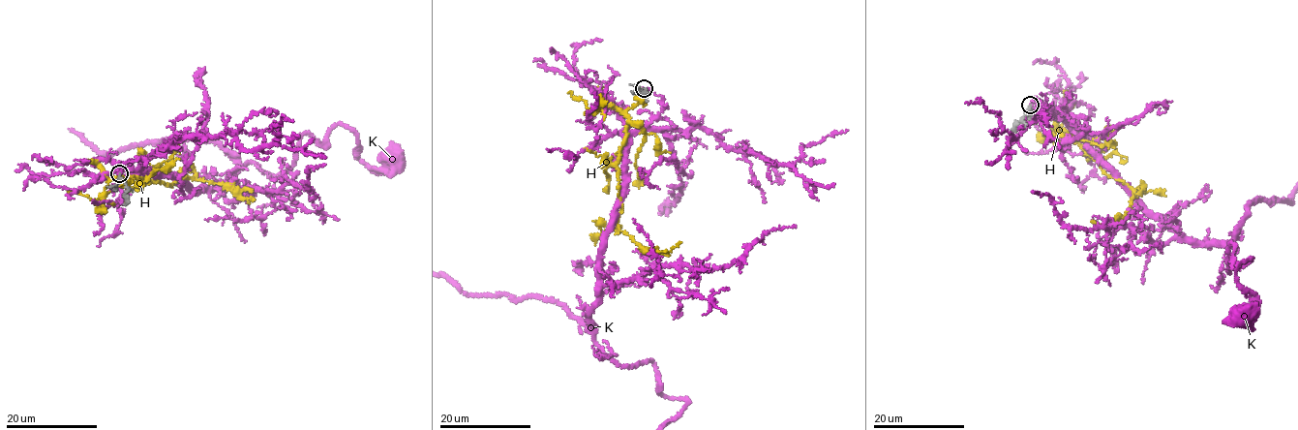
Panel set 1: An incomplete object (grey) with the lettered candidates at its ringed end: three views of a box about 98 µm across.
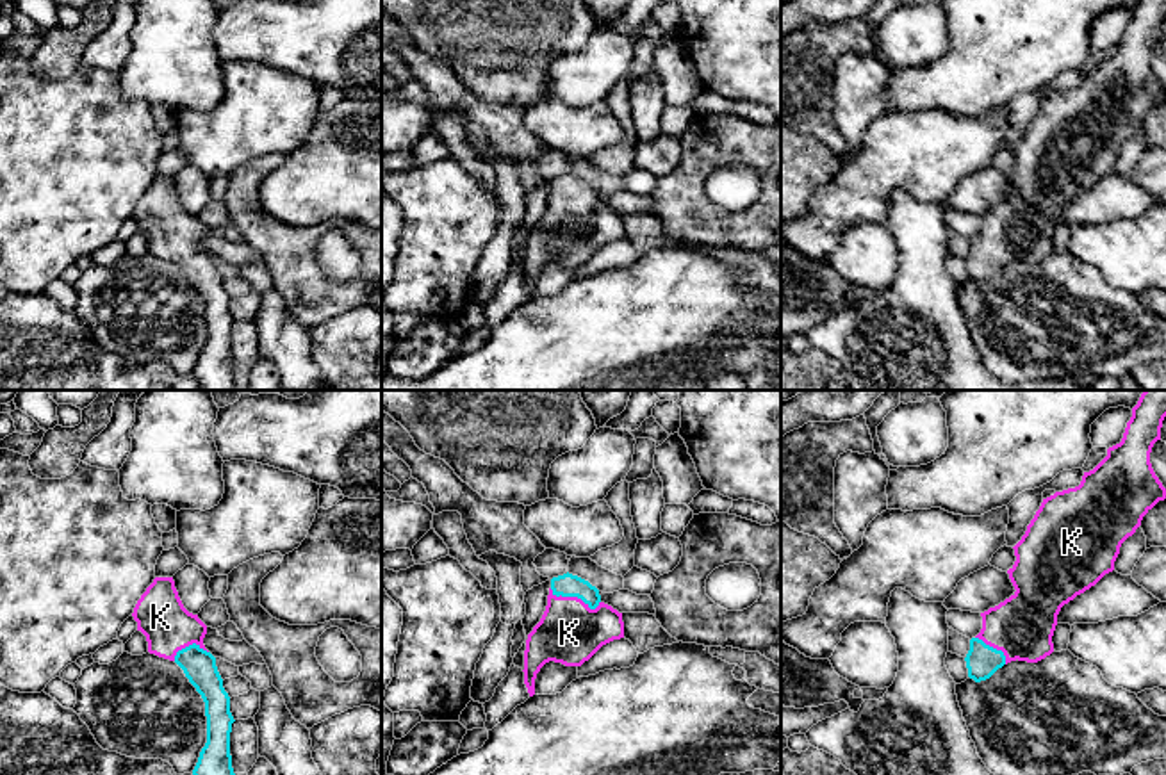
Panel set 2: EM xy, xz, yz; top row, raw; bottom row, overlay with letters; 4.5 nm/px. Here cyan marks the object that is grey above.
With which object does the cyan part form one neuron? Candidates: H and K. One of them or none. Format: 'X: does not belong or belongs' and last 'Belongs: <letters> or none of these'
H: does not belong
K: belongs
Belongs: K

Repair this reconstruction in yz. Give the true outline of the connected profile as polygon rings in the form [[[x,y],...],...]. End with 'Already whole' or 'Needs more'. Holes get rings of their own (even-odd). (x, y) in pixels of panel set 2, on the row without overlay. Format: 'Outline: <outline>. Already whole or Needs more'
Outline: [[[1139,0],[1121,43],[1109,48],[1093,71],[1084,73],[1080,86],[1043,100],[1025,135],[1013,148],[1016,162],[1007,175],[1016,192],[981,214],[982,230],[970,241],[965,258],[970,280],[981,283],[1011,262],[1038,264],[1054,253],[1052,237],[1061,208],[1114,171],[1121,144],[1166,100],[1166,89],[1150,64],[1164,18],[1166,0]]]. Needs more

